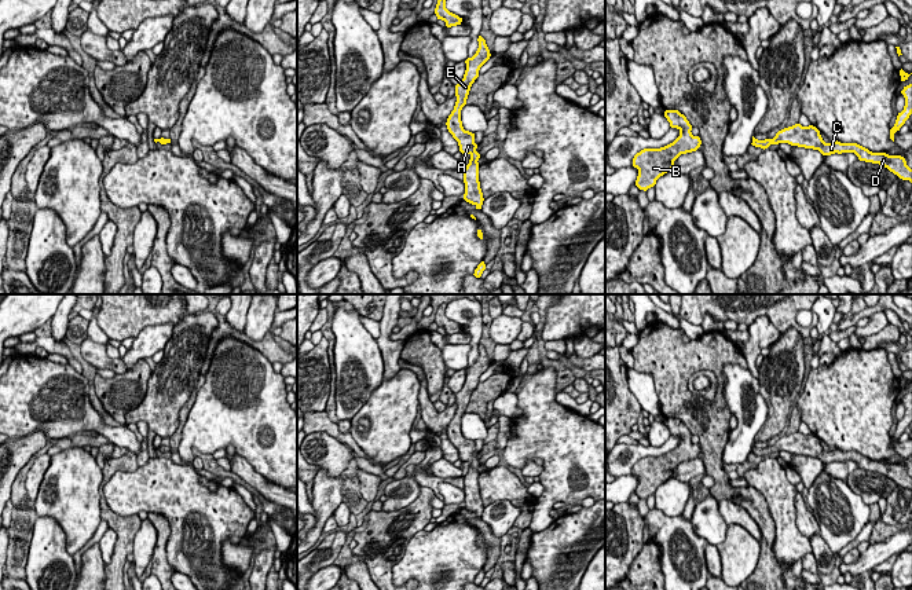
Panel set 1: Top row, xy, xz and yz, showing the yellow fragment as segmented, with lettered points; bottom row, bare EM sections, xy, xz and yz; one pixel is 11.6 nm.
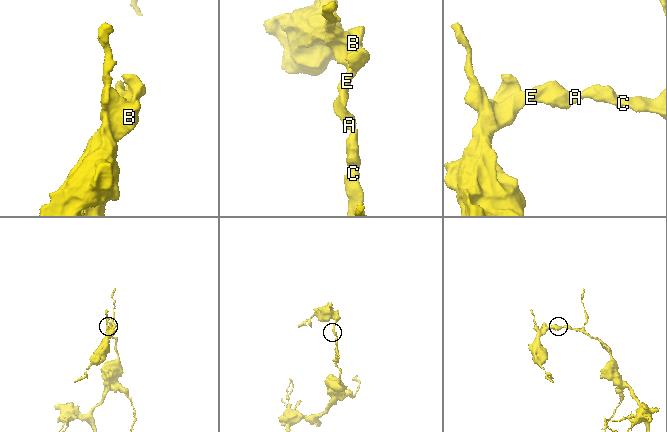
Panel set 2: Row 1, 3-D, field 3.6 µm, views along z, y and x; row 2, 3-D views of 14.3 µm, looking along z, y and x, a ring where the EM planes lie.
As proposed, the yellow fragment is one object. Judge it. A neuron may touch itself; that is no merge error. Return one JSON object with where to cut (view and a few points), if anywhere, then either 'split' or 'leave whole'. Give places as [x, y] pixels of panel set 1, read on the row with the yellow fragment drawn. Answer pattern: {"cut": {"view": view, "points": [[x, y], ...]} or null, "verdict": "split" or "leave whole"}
{"cut": null, "verdict": "leave whole"}

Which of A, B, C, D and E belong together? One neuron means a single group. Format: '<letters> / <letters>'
A B C D E

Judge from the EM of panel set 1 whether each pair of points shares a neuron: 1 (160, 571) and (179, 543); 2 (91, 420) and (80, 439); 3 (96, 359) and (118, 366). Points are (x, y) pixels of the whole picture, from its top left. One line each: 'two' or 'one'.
1: two
2: two
3: one

